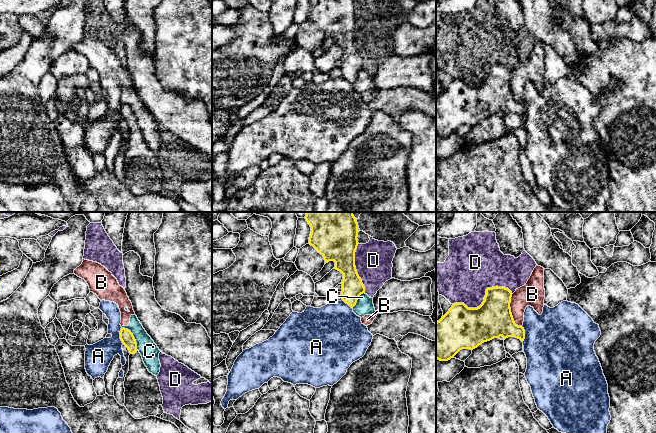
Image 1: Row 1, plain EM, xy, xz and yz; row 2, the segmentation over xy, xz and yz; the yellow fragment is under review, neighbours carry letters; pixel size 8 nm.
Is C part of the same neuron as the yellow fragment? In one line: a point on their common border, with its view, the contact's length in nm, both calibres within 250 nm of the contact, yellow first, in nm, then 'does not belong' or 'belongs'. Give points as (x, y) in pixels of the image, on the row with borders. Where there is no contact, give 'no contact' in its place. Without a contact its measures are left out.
xy (133, 336) | 220 nm | 110/150 nm | does not belong

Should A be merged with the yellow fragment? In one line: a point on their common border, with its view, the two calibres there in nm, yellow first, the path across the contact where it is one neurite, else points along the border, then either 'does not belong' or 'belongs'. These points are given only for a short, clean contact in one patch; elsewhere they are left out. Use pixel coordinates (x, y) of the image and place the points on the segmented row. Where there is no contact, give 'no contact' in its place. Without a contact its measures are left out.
contact xy (120, 335); calibres 110 and 220 nm; border xy (121, 327), (120, 340), (123, 343); does not belong

